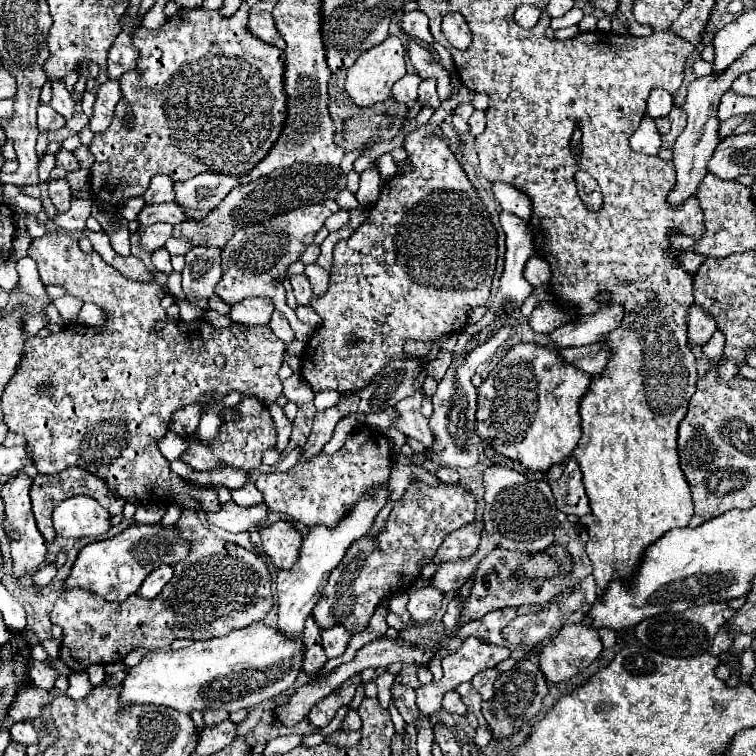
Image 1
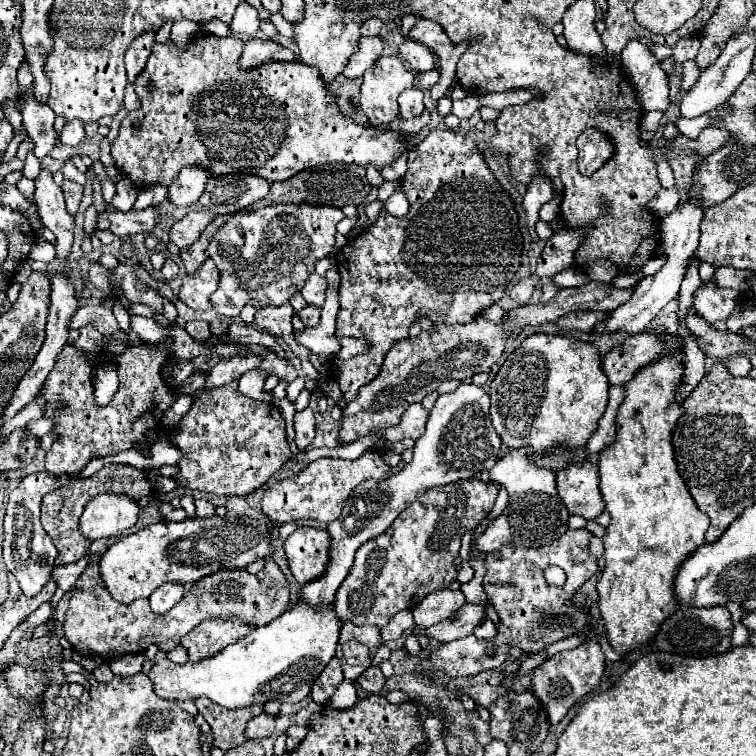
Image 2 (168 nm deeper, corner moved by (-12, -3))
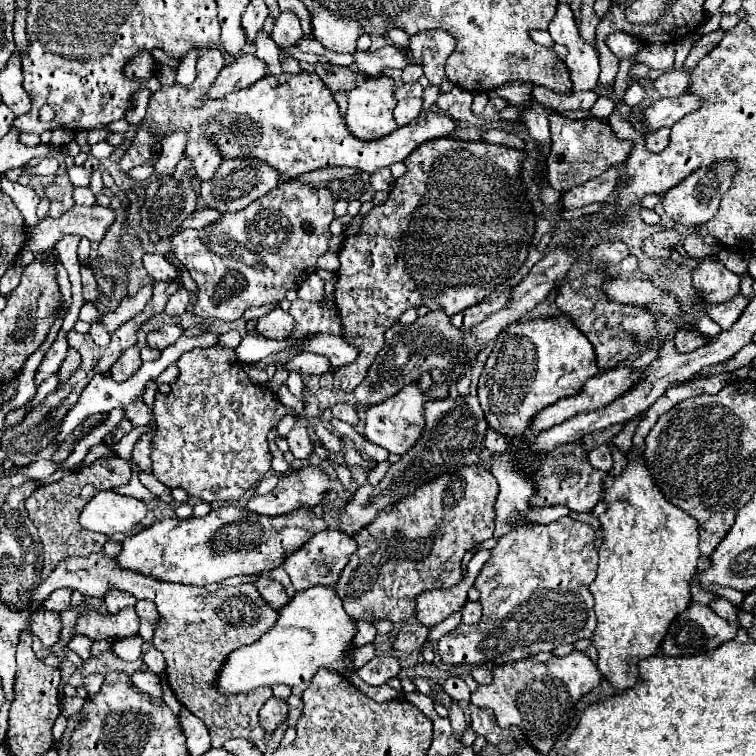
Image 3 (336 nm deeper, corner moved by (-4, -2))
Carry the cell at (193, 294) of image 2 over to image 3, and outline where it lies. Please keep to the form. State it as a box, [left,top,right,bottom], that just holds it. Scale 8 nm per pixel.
[164,288,192,316]

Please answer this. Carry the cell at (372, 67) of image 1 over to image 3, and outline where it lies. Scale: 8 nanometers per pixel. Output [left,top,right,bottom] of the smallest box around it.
[346,74,396,140]

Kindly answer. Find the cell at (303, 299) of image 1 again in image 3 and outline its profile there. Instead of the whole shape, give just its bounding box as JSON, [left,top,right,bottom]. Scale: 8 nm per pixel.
[298,272,324,302]

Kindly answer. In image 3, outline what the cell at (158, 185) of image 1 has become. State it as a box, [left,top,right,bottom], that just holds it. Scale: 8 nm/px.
[184,140,222,182]

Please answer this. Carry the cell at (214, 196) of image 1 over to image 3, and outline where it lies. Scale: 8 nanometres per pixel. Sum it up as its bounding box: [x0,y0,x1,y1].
[200,158,280,212]

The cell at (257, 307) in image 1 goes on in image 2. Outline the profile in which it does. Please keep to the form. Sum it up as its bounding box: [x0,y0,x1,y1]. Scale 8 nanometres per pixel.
[254,303,310,360]

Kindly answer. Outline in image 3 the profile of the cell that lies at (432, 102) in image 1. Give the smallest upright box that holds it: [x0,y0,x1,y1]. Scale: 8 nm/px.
[402,64,424,84]

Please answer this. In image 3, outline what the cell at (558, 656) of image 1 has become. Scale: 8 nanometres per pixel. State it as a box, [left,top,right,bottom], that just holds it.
[470,650,602,754]

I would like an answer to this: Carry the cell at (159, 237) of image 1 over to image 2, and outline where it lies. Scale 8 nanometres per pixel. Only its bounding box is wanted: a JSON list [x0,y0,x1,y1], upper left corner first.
[170,211,214,249]

